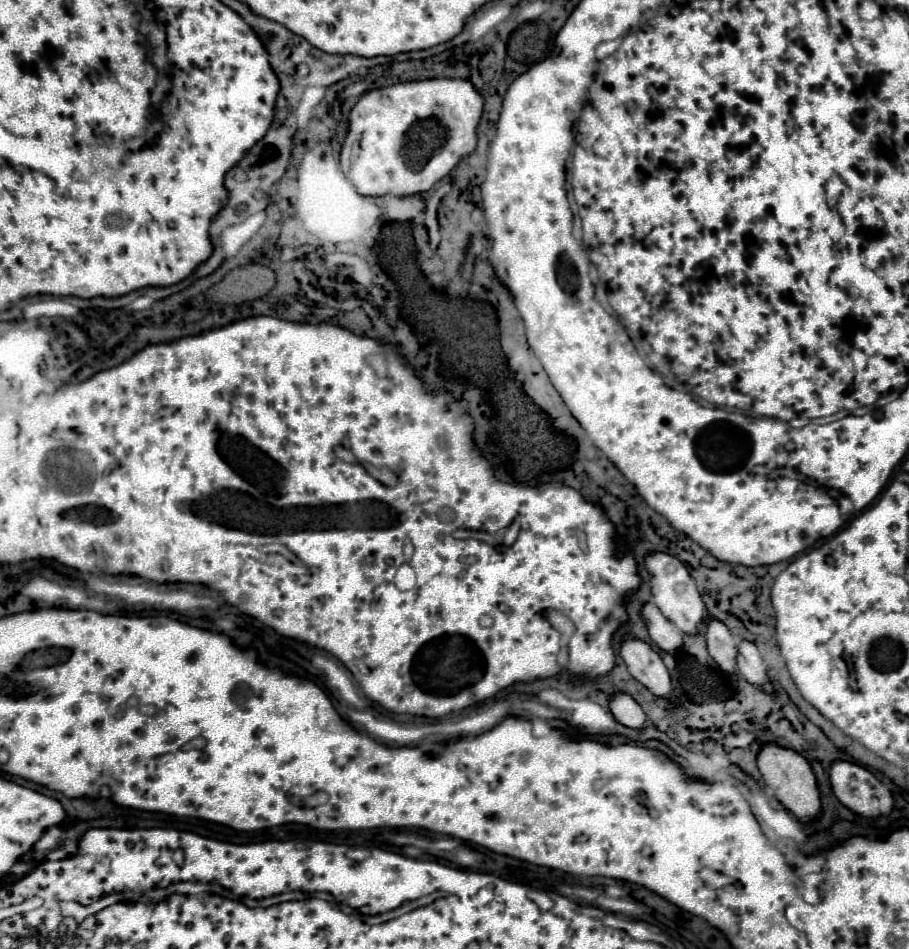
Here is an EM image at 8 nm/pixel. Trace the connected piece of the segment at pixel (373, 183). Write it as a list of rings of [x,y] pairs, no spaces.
[[[425,79],[397,83],[365,93],[349,115],[349,133],[341,149],[341,171],[361,195],[395,193],[399,197],[429,191],[461,157],[475,151],[477,125],[483,113],[483,95],[467,79]]]

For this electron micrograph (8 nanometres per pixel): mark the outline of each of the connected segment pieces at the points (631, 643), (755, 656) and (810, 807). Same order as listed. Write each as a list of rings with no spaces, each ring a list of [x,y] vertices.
[[[627,637],[621,645],[621,657],[629,669],[629,673],[643,683],[655,697],[671,699],[671,677],[661,657],[643,641]]]
[[[749,641],[739,643],[737,665],[739,665],[739,673],[751,685],[757,685],[761,691],[765,691],[769,695],[775,693],[775,683],[767,675],[767,667],[765,667],[765,663],[763,663],[763,659],[761,659],[761,655],[753,643],[749,643]]]
[[[767,743],[759,751],[757,765],[765,779],[765,785],[775,793],[775,797],[781,801],[781,805],[787,807],[803,825],[811,825],[811,821],[821,815],[821,793],[817,787],[817,779],[811,771],[811,765],[807,763],[807,759],[803,755],[799,755],[793,749],[783,749],[779,745]]]

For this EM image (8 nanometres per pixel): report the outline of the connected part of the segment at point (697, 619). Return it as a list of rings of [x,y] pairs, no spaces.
[[[655,553],[655,555],[649,555],[645,559],[645,567],[647,571],[651,573],[651,589],[653,589],[653,603],[661,609],[661,613],[673,621],[677,625],[677,629],[681,633],[687,633],[687,635],[695,635],[699,633],[699,627],[701,627],[701,621],[707,617],[707,609],[705,609],[705,603],[697,591],[697,585],[695,581],[691,579],[689,571],[685,569],[685,565],[671,557],[671,555],[665,555],[665,553]]]

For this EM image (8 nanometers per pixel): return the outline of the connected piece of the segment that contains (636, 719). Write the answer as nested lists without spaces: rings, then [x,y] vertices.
[[[617,693],[611,699],[611,713],[615,715],[615,719],[629,727],[629,729],[637,729],[643,731],[645,727],[649,727],[647,715],[643,713],[643,709],[637,705],[637,701],[625,693]]]

